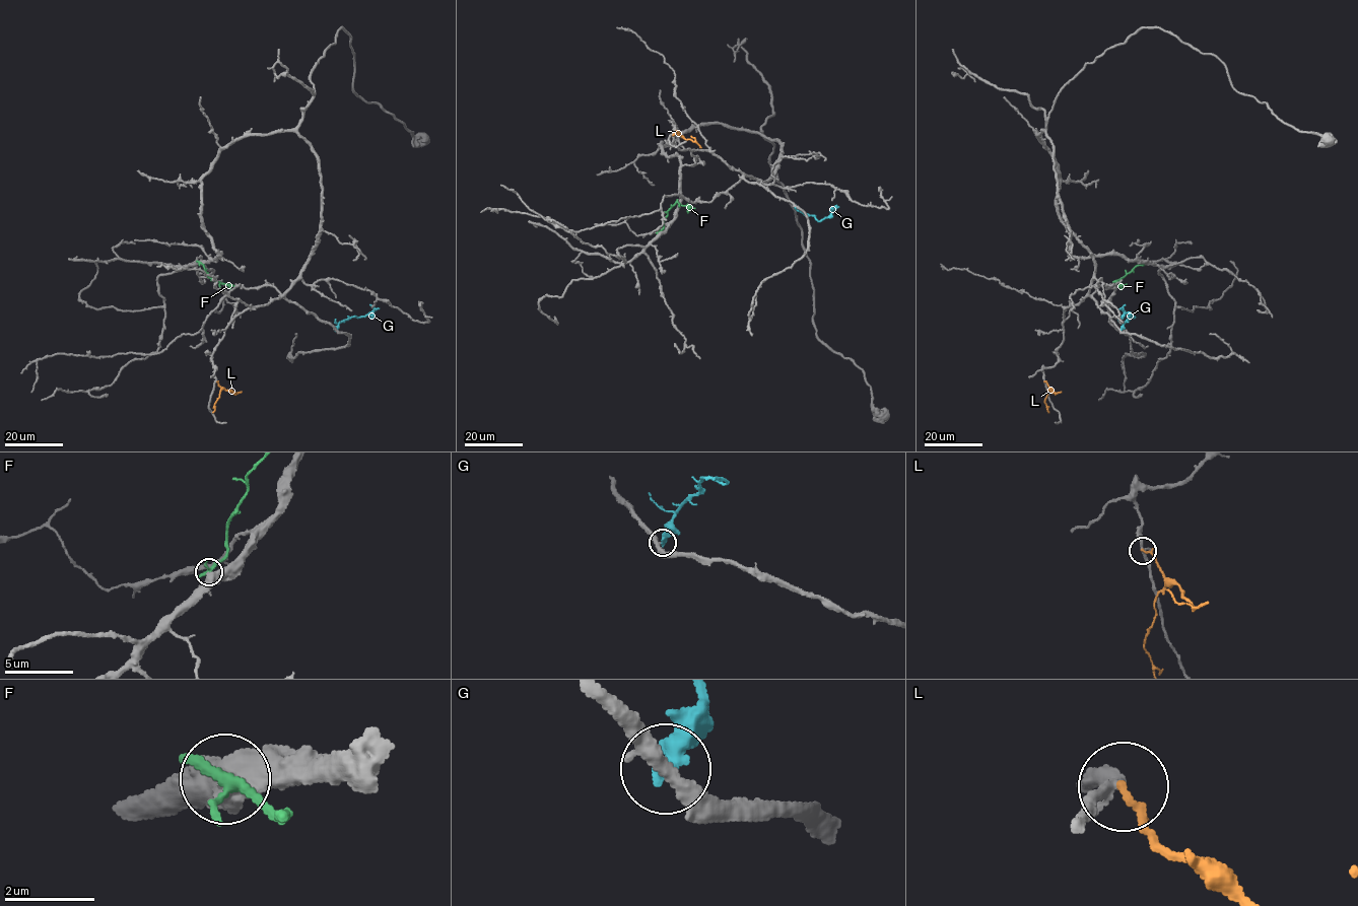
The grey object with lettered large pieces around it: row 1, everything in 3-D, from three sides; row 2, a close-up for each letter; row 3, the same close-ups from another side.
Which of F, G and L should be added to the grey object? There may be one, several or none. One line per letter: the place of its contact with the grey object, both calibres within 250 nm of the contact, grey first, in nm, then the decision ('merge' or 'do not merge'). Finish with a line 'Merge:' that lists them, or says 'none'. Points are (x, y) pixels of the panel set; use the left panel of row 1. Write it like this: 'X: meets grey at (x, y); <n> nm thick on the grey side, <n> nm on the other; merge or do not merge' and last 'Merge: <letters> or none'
F: meets grey at (199, 263); 440 nm thick on the grey side, 260 nm on the other; do not merge
G: meets grey at (336, 330); 280 nm thick on the grey side, 400 nm on the other; do not merge
L: meets grey at (216, 381); 240 nm thick on the grey side, 150 nm on the other; do not merge
Merge: none

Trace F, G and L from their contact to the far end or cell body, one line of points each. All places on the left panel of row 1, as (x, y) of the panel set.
F: (199, 263), (207, 275), (222, 284), (235, 285)
G: (336, 330), (346, 319), (367, 315), (374, 309), (370, 304)
L: (216, 381), (220, 390), (212, 412)

